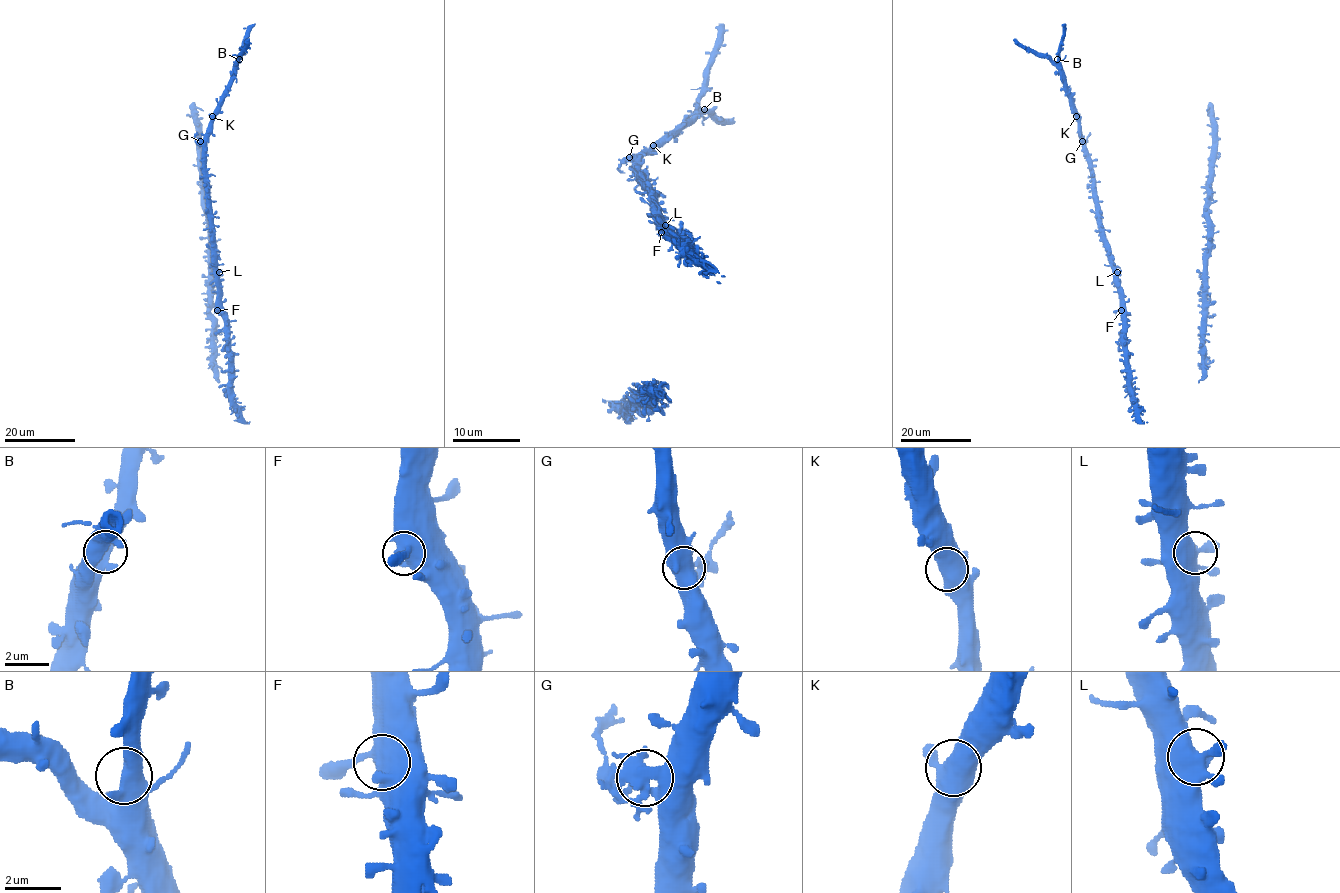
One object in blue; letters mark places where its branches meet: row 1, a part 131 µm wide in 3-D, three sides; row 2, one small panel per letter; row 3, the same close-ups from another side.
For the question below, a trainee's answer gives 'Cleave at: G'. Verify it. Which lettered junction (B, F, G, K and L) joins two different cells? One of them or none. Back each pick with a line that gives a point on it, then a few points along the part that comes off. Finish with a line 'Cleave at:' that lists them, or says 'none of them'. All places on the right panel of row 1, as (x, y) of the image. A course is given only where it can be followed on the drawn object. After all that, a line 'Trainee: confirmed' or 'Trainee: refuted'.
G: (1082, 141)
Cleave at: G
Trainee: confirmed

